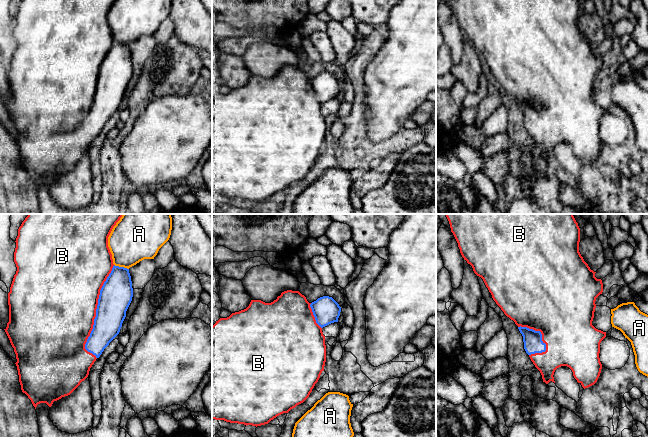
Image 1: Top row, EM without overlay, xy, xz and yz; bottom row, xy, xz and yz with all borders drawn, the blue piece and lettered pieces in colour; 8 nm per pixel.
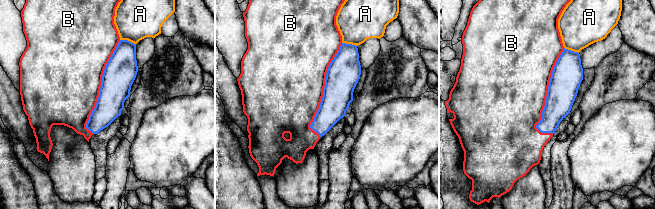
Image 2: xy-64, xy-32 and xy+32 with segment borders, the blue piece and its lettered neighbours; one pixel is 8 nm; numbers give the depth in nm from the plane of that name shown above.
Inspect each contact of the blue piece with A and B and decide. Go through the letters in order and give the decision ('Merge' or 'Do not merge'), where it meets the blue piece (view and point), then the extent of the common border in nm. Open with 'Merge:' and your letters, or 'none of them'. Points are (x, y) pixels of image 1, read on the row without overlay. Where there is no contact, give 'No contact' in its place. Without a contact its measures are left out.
Merge: B
A: Do not merge. Touches blue at xy (121, 43). Shared border 130 nm
B: Merge. Touches blue at xy (96, 89). Shared border 750 nm

